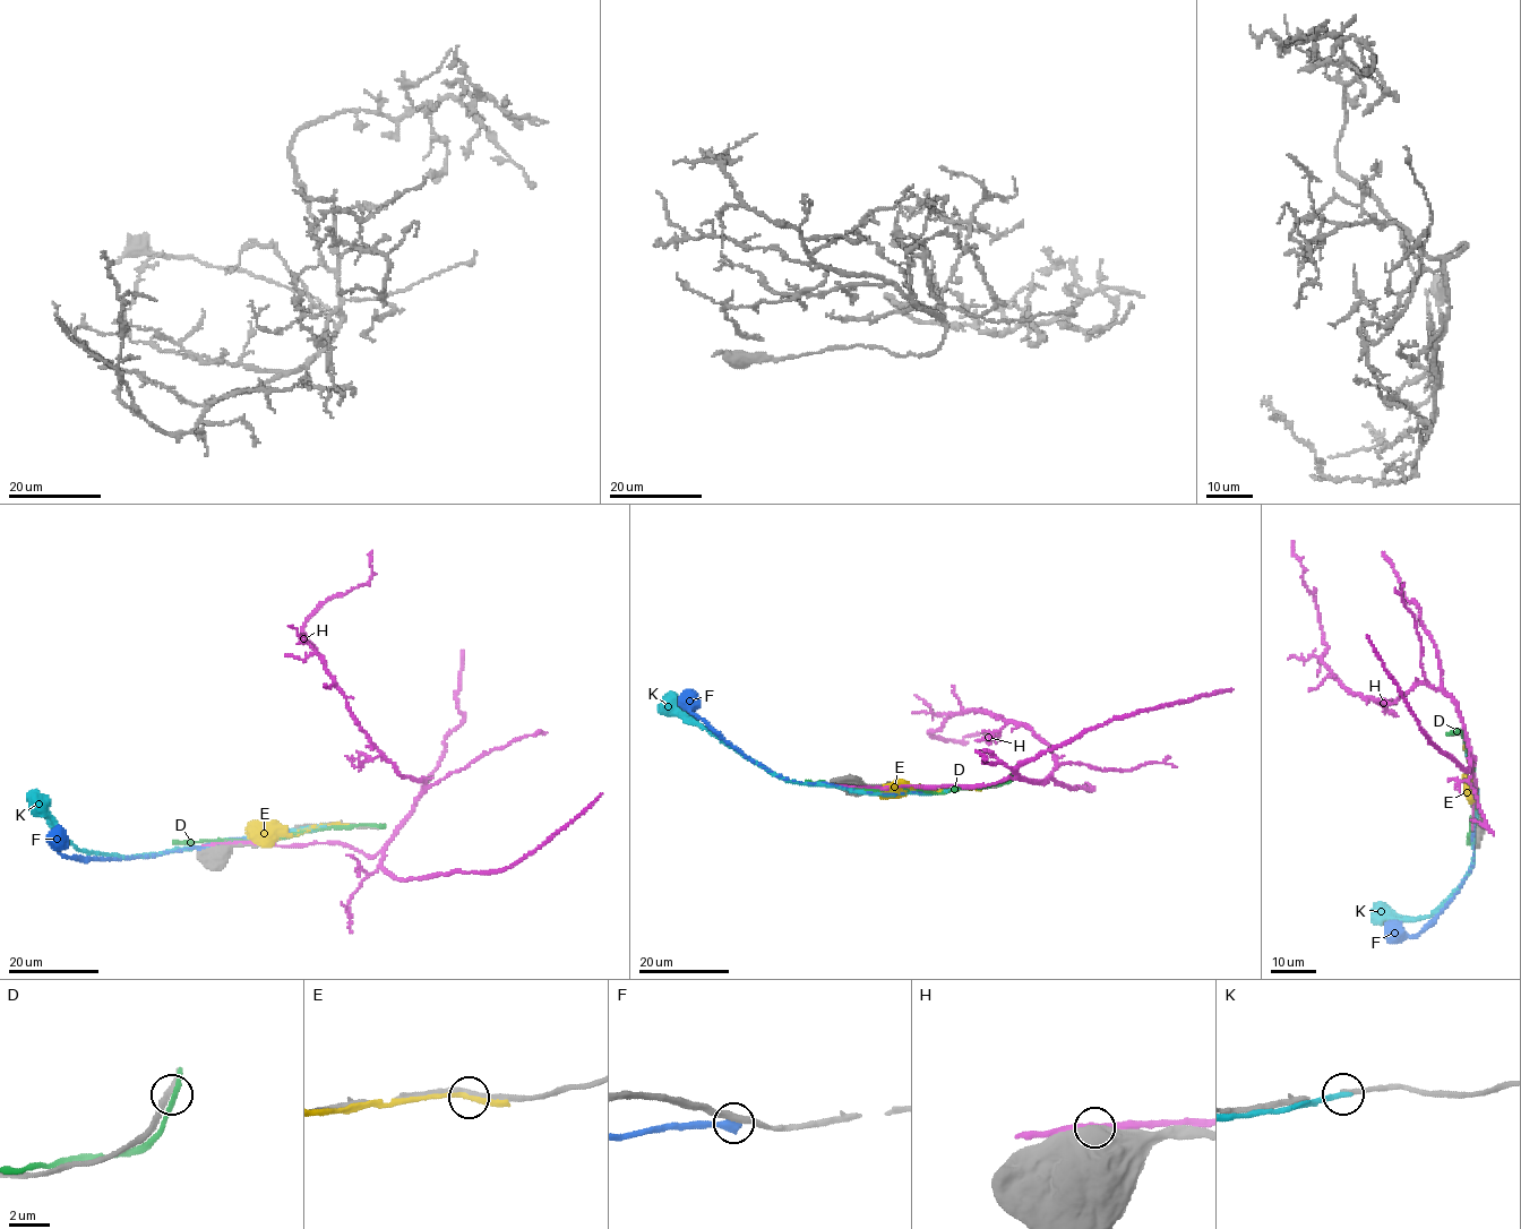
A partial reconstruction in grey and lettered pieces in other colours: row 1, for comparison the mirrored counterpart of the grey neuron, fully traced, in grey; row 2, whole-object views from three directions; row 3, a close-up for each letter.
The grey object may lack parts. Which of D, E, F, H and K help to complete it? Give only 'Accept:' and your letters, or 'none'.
Accept: none

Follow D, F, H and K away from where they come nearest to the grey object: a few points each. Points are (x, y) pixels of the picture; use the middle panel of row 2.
D: (1015, 770), (1007, 782), (943, 792), (916, 788), (865, 790), (805, 782)
F: (920, 791), (852, 791), (788, 780), (753, 762), (710, 729), (690, 711), (694, 695), (689, 693)
H: (852, 785), (1040, 783), (1055, 766), (1030, 729), (988, 712), (952, 714), (929, 731), (997, 740)
K: (956, 788), (930, 792), (869, 793), (788, 781), (745, 758), (666, 703)

